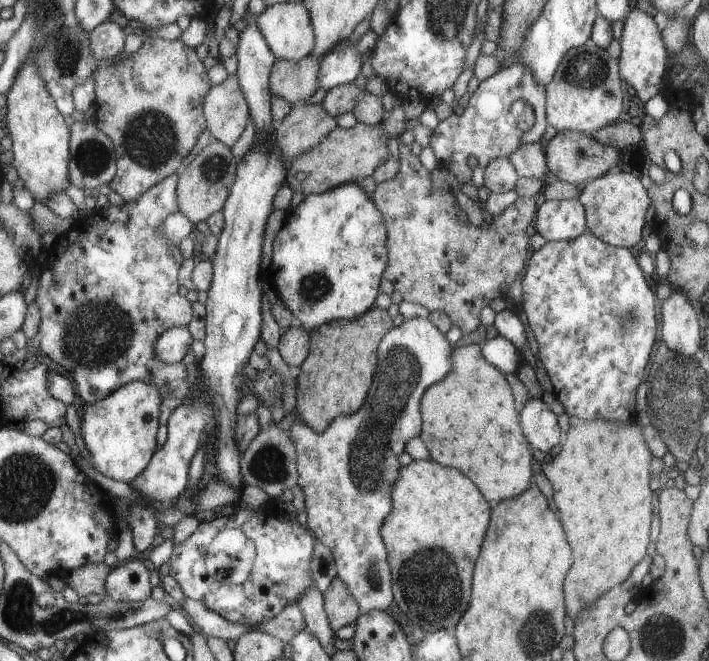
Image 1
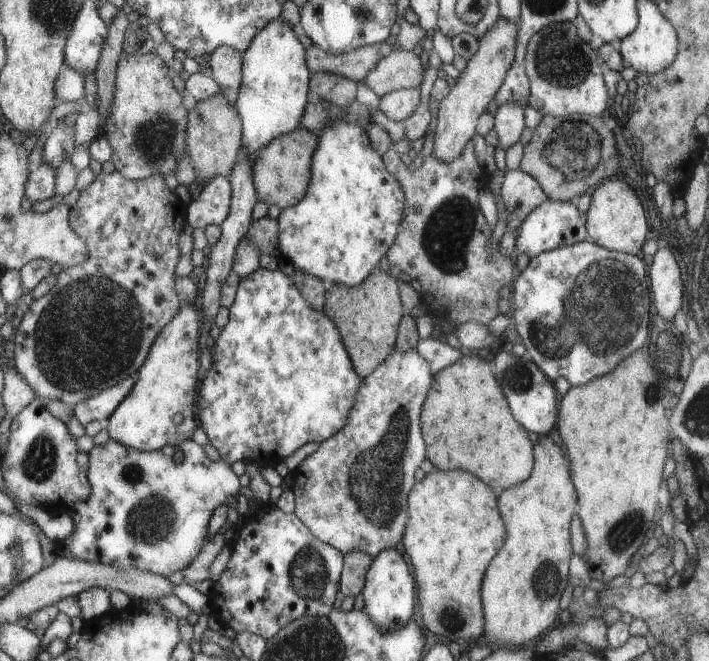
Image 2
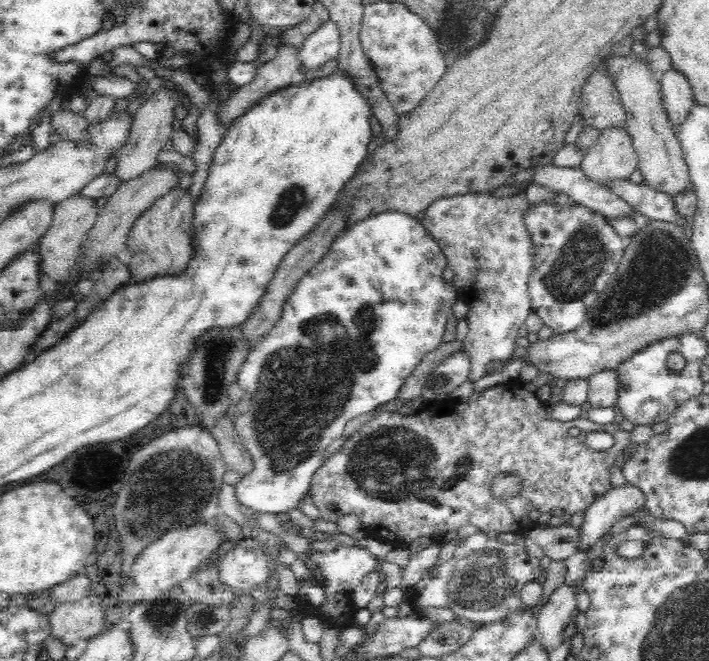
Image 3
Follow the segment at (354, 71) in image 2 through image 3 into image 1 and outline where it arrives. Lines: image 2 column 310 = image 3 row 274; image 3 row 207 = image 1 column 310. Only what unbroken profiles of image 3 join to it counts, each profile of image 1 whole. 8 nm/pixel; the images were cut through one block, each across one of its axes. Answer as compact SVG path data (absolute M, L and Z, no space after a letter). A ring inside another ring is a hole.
M312 54L299 61L277 60L272 67L269 88L272 98L304 103L318 90L321 62Z

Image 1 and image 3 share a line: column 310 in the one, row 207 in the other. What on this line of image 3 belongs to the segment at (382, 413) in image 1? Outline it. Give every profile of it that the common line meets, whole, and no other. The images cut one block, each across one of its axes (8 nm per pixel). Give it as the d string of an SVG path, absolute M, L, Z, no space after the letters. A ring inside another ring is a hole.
M524 190L509 197L494 197L491 192L471 192L435 200L424 210L422 225L444 253L447 267L454 272L451 284L457 288L458 298L469 305L469 329L462 348L471 360L467 382L482 377L492 360L508 360L516 347L518 330L525 324L528 314L533 312L528 295L528 276L532 274L532 239L528 238L524 222L524 212L528 212L531 205L526 202Z

